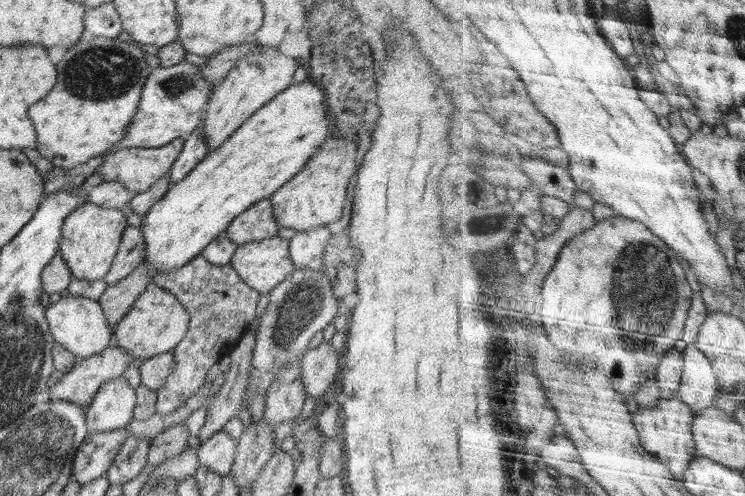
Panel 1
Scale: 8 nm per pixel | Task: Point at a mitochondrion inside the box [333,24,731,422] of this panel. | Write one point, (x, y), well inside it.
(645, 292)

